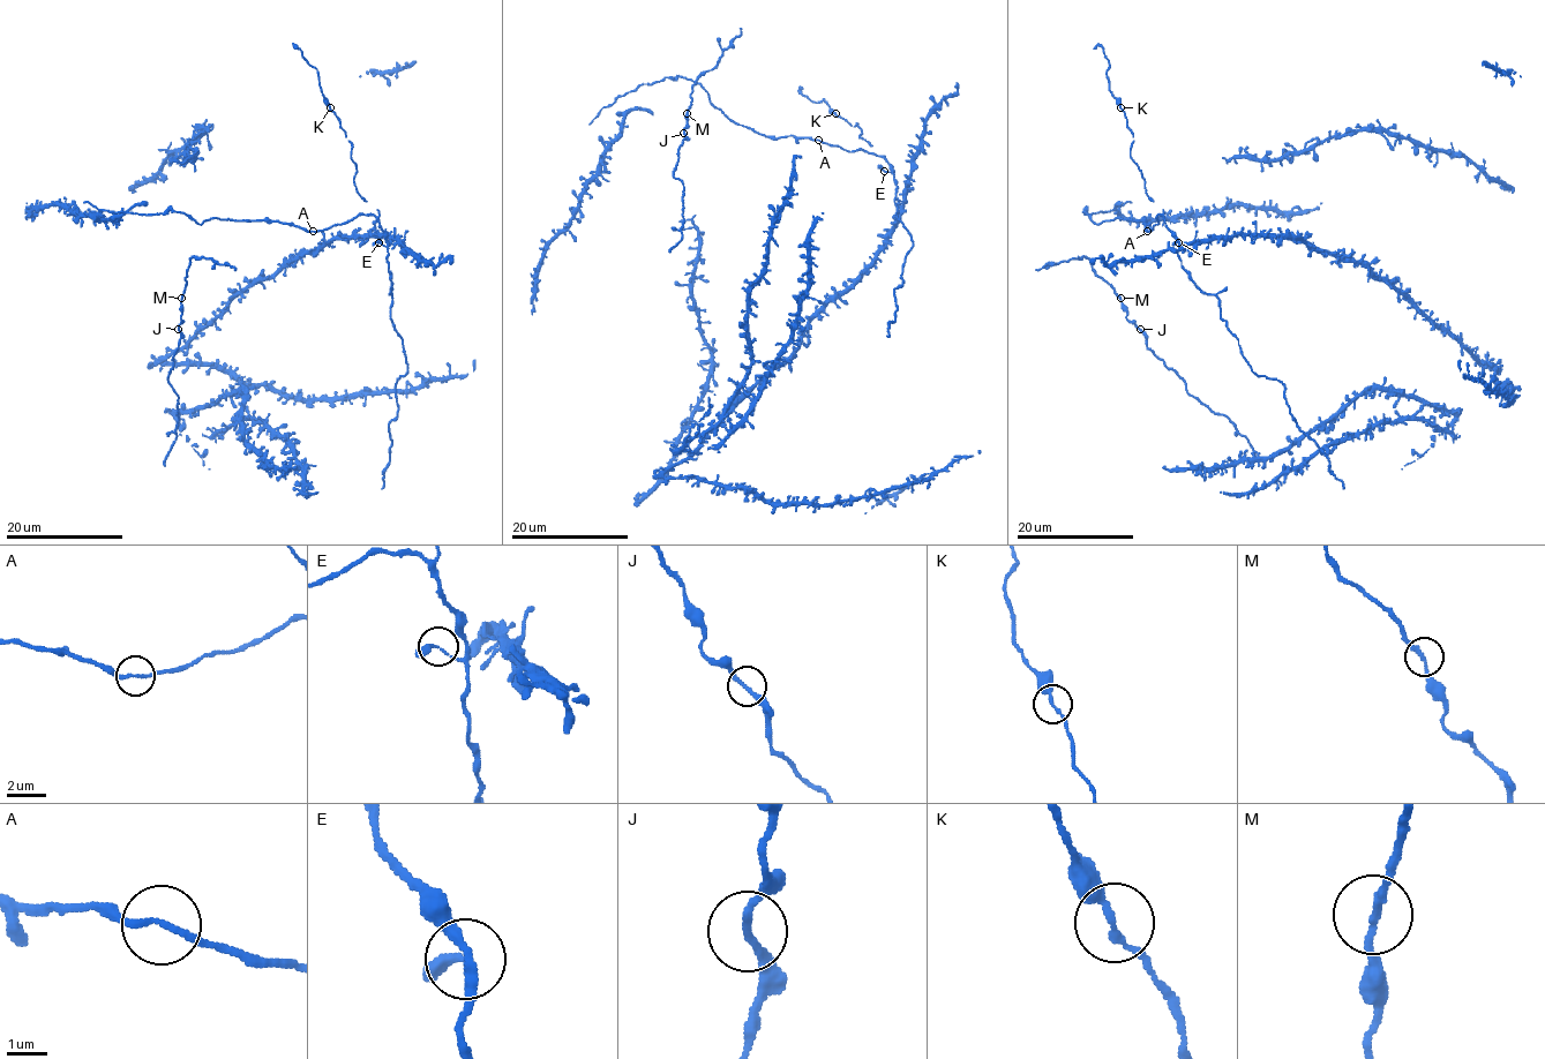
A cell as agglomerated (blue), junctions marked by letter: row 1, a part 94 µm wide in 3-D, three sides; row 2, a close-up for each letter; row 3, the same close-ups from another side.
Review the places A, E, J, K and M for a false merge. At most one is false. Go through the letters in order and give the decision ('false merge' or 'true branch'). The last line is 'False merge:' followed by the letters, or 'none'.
A: true branch
E: true branch
J: true branch
K: true branch
M: true branch
False merge: none

